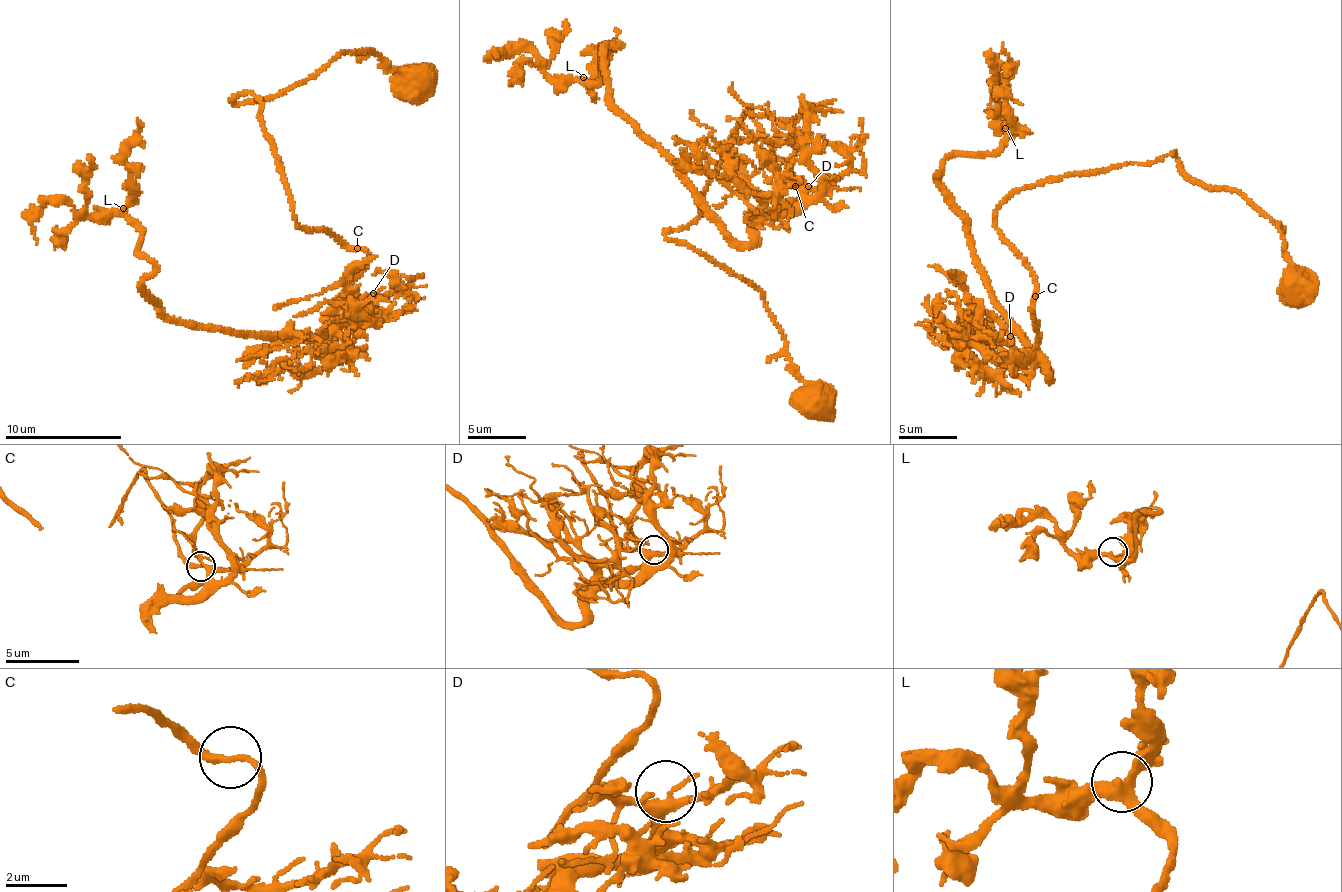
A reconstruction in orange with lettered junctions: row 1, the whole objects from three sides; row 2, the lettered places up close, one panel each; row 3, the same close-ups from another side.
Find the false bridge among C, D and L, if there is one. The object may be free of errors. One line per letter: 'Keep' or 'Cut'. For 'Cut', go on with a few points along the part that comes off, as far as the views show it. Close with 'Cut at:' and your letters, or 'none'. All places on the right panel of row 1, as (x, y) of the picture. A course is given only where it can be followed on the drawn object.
C: Keep
D: Keep
L: Keep
Cut at: none

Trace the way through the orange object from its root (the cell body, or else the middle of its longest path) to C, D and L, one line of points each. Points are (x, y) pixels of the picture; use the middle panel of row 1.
C: (812, 405), (799, 398), (804, 385), (761, 293), (665, 237), (699, 216), (699, 197), (746, 110), (794, 187)
D: (812, 405), (761, 293), (665, 237), (699, 216), (748, 109), (783, 182), (805, 188), (756, 216), (808, 186)
L: (812, 405), (761, 293), (665, 237), (750, 109), (805, 188), (730, 241), (612, 103), (619, 44), (583, 77)

